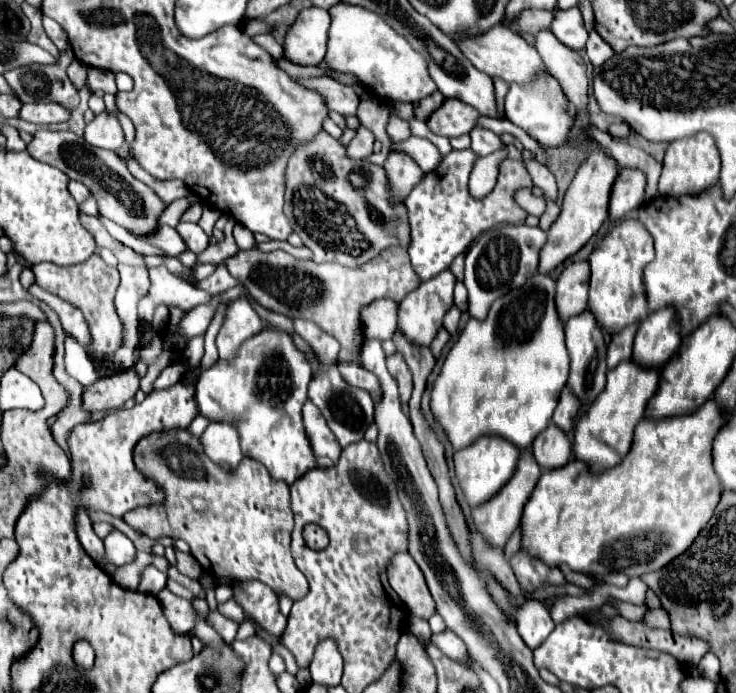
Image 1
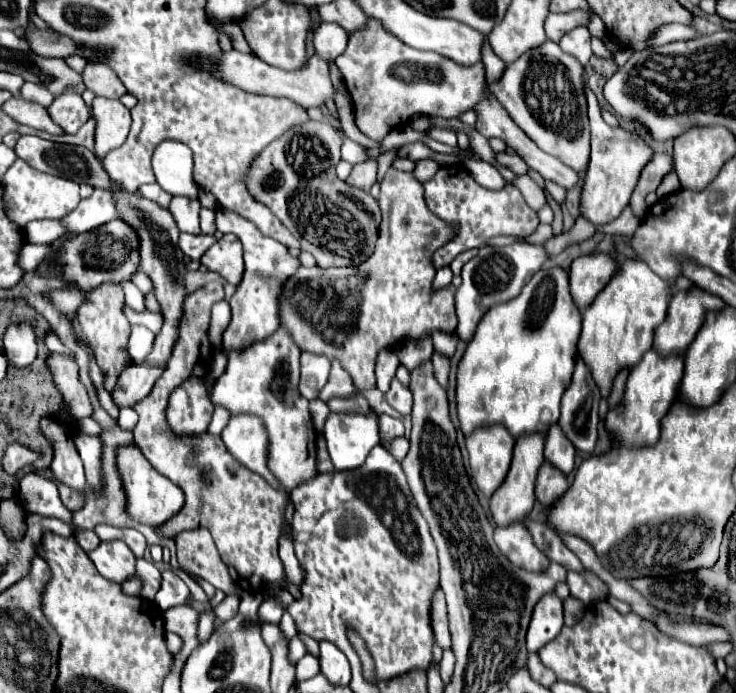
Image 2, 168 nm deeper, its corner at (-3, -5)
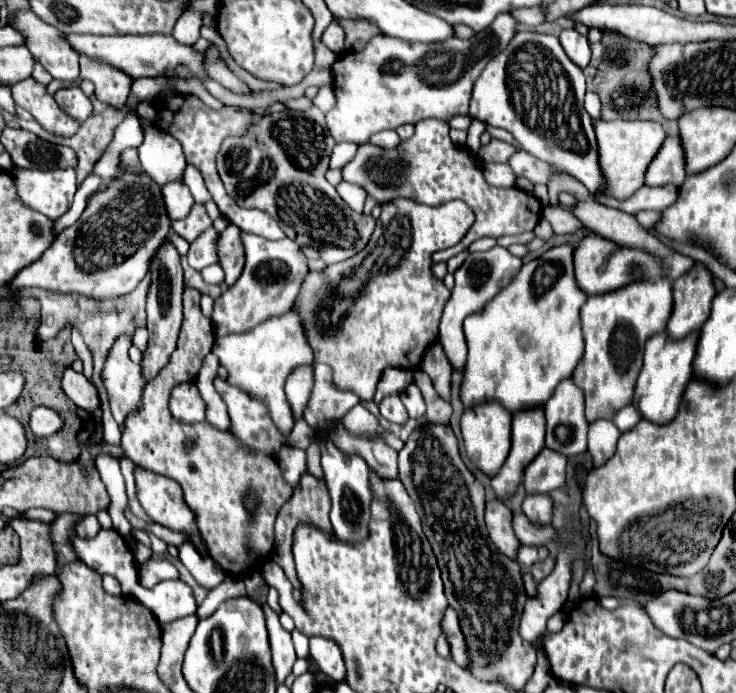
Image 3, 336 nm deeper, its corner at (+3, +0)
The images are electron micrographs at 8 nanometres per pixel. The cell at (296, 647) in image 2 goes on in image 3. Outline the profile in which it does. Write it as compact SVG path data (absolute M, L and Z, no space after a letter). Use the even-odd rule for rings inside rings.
M292 630L292 642L294 642L294 648L296 648L296 656L306 658L308 656L308 638L302 632Z

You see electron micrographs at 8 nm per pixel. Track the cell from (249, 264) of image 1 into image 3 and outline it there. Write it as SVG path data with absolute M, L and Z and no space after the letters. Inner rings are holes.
M396 198L396 200L388 202L388 204L382 204L382 214L376 220L376 230L374 230L368 246L362 252L358 252L356 256L352 256L348 260L342 260L342 262L336 262L332 266L326 266L320 272L308 272L308 276L304 278L304 284L300 286L300 296L296 296L296 304L292 308L296 308L296 312L300 312L300 320L304 320L304 334L308 336L308 344L314 350L314 360L332 366L332 370L334 370L334 382L336 382L338 388L352 390L360 400L372 400L374 392L376 392L376 382L378 382L378 378L380 378L384 368L412 368L414 370L414 368L420 366L422 354L438 338L440 316L442 316L446 300L450 298L450 290L444 286L444 282L434 278L432 272L430 272L430 266L432 266L430 256L436 250L444 250L444 248L454 246L456 242L460 242L462 236L472 226L472 222L474 222L474 212L470 210L468 204L464 204L460 200L452 200L448 204L432 208L432 206L426 206L426 204L420 204L420 202L412 202L408 198Z

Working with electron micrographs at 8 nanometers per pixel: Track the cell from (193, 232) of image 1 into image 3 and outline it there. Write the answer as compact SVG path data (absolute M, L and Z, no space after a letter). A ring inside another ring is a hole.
M184 182L162 186L162 196L164 196L164 204L168 208L168 216L172 222L182 220L192 210L194 198Z

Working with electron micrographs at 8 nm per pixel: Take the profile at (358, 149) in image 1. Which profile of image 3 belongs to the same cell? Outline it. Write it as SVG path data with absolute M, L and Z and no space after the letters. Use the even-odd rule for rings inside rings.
M504 12L496 16L496 20L482 32L478 32L470 40L450 38L446 42L436 44L408 44L384 34L376 34L360 52L346 52L340 62L332 64L334 74L334 90L336 90L336 108L326 114L328 130L336 142L354 142L364 144L368 138L382 130L396 130L402 124L416 124L424 118L440 118L452 120L454 116L468 116L468 100L472 96L472 84L476 76L484 70L484 64L496 56L496 52L504 50L512 36L518 32L518 20Z

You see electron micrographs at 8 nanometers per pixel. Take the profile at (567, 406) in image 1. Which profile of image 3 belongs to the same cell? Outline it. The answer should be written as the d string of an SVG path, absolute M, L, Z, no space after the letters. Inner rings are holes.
M544 448L526 468L524 486L526 494L530 492L550 492L564 484L566 476L566 456Z

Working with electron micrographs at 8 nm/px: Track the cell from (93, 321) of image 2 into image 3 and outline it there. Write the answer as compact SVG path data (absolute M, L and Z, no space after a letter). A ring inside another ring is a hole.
M128 334L118 336L102 368L102 382L110 398L110 408L120 426L124 424L126 416L140 406L140 396L144 390L140 366L128 356L130 346L132 338Z

